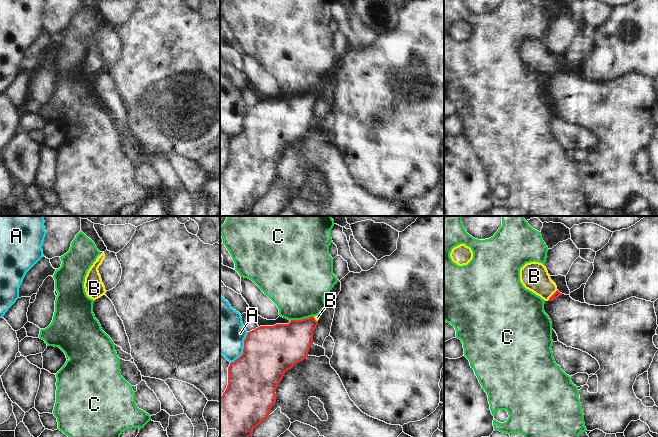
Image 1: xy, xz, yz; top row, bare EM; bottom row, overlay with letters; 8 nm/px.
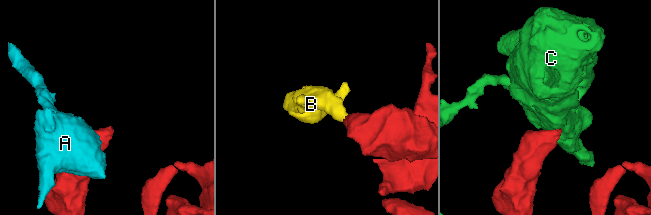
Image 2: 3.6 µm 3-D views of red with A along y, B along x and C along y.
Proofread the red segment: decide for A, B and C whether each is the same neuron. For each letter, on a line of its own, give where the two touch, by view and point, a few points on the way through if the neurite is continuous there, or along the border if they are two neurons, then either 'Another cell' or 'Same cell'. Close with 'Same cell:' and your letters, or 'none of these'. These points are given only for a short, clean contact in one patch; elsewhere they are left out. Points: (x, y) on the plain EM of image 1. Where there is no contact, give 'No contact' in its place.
A: Touches red at xz (243, 125). Another cell
B: Touches red at yz (552, 71). Path across: yz (557, 69), (552, 71), (534, 52). Same cell
C: Touches red at xz (302, 95). Boundary: xz (313, 92), (292, 95), (290, 97). Another cell
Same cell: B

